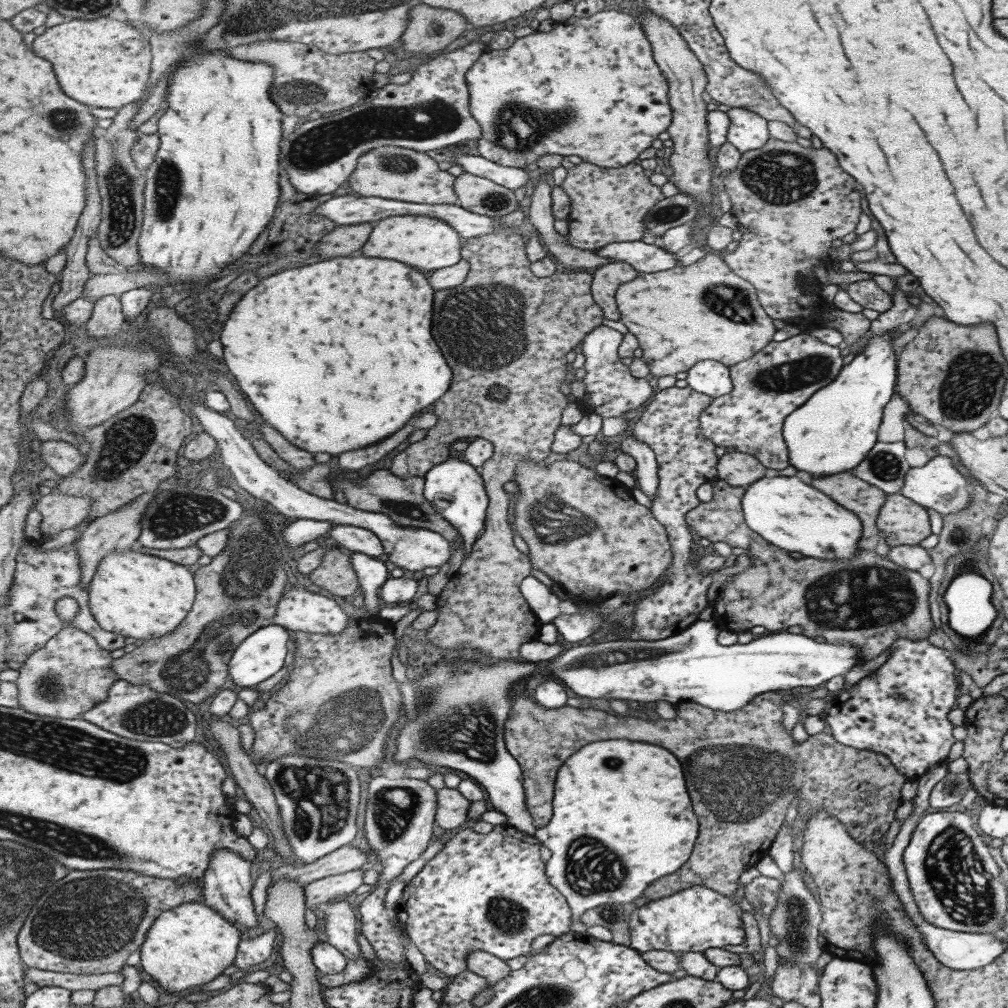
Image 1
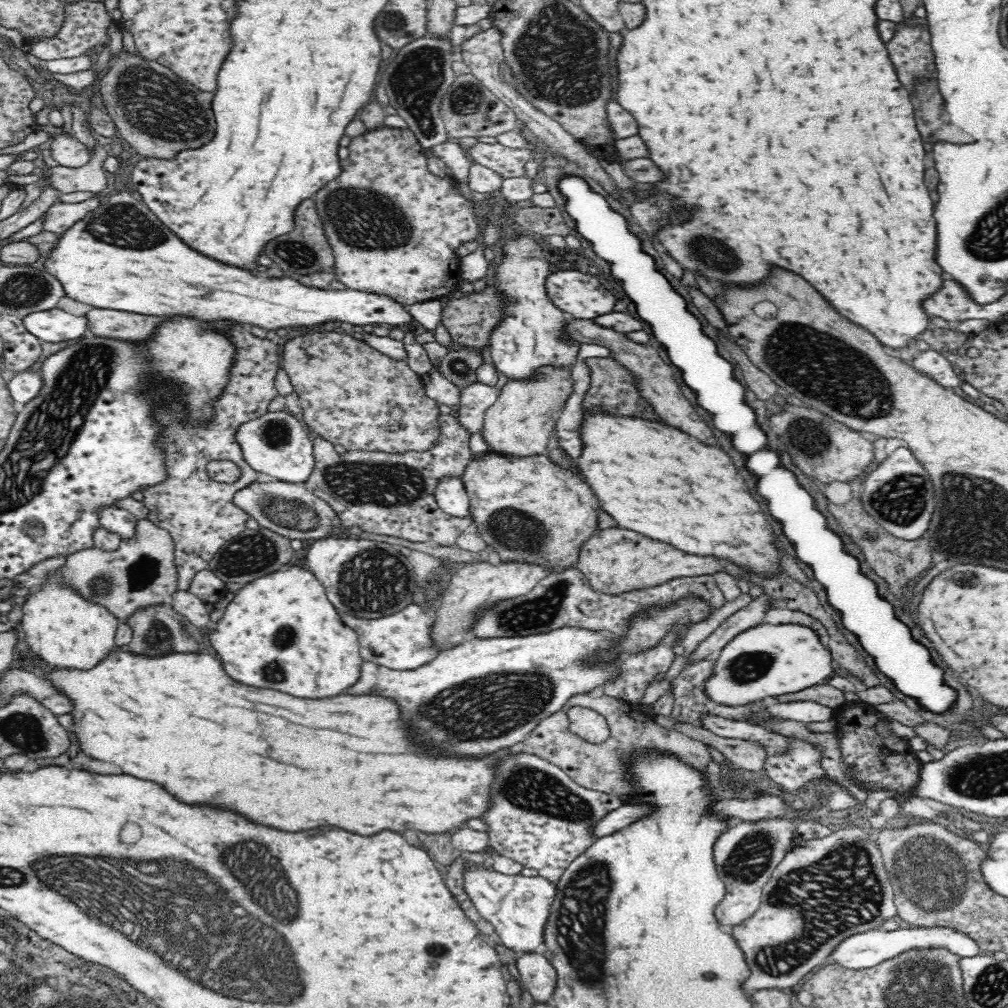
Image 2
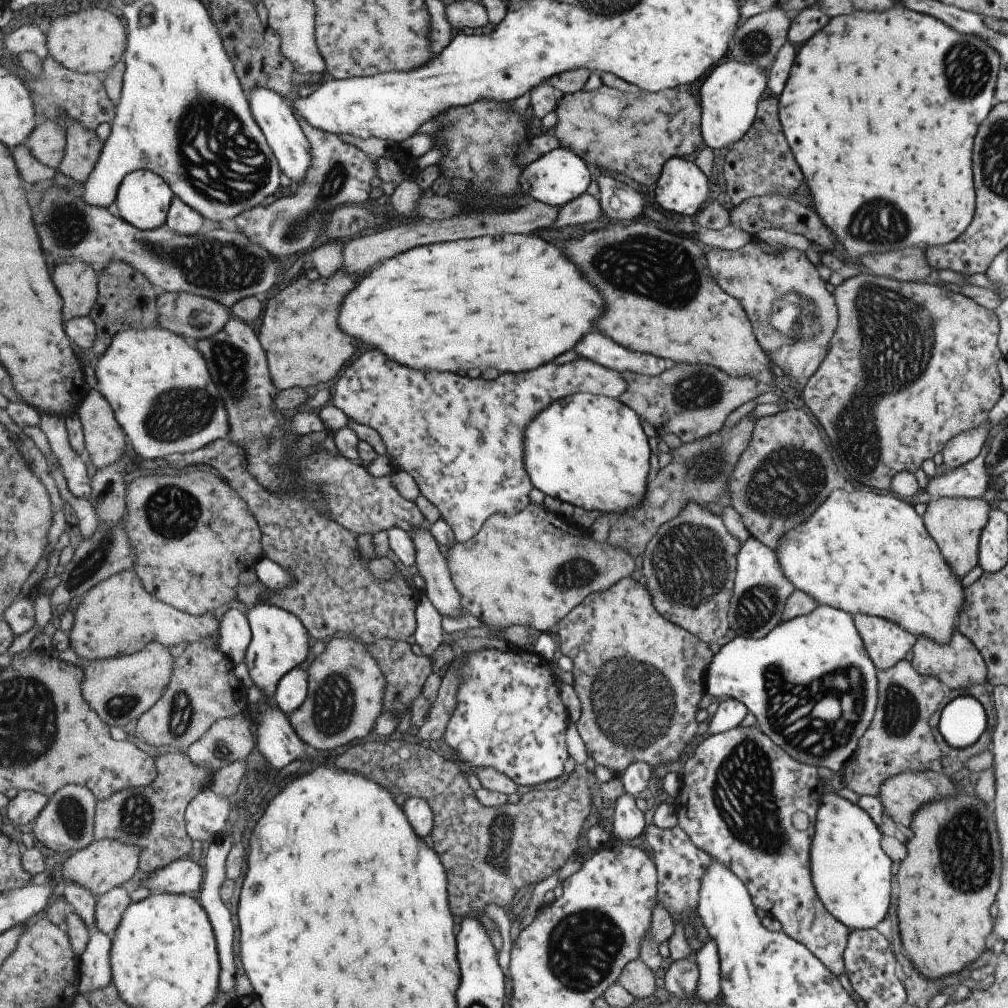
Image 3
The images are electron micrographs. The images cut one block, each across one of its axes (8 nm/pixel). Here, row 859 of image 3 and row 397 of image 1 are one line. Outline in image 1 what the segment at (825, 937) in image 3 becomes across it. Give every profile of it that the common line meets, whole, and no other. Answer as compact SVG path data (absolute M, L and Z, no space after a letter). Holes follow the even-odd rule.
M805 330L783 342L769 342L761 352L729 368L731 392L711 398L709 406L701 410L701 434L717 448L753 456L765 470L785 470L789 462L787 444L783 442L783 422L809 396L837 378L843 368L839 352L839 348L823 344Z

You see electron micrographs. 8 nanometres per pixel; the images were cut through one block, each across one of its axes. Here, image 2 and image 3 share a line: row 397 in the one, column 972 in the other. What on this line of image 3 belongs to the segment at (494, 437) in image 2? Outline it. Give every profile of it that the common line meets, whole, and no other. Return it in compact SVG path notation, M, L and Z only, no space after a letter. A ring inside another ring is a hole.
M937 498L927 504L927 510L923 514L923 528L927 536L933 540L933 544L939 550L939 556L947 564L949 572L961 582L969 576L969 572L979 566L977 554L979 554L979 534L987 520L989 504L981 498Z

